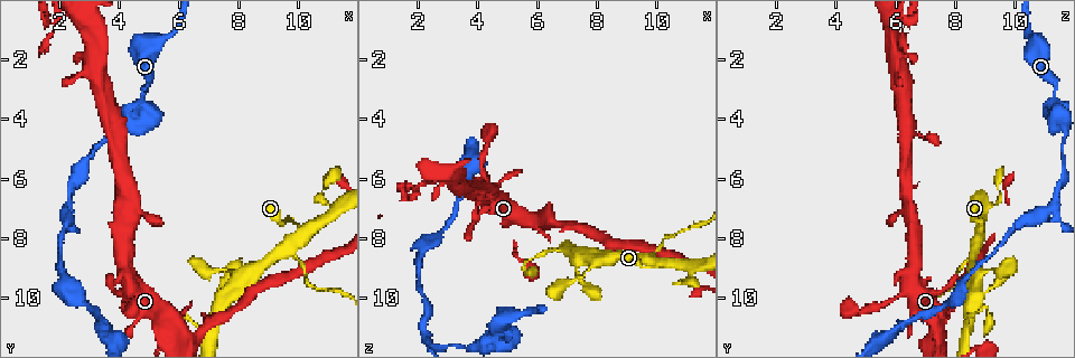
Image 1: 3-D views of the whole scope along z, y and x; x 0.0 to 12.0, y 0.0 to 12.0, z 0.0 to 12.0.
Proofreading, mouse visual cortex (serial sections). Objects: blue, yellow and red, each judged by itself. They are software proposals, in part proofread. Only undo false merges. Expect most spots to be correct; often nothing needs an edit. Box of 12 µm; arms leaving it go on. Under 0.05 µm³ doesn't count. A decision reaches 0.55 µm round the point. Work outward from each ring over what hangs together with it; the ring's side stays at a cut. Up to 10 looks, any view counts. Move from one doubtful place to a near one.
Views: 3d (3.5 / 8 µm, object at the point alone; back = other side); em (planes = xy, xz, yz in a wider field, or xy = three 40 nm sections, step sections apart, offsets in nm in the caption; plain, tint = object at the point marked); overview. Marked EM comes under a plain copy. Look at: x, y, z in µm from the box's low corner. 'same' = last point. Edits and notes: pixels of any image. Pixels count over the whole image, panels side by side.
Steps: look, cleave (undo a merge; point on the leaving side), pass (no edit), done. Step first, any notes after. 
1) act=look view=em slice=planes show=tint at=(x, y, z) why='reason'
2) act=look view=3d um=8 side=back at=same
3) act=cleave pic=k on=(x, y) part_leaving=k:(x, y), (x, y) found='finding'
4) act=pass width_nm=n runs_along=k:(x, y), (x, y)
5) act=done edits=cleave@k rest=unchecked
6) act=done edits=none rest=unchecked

act=look view=3d um=3.5 at=(5.7, 10.4, 8.8) why='sharp bend'

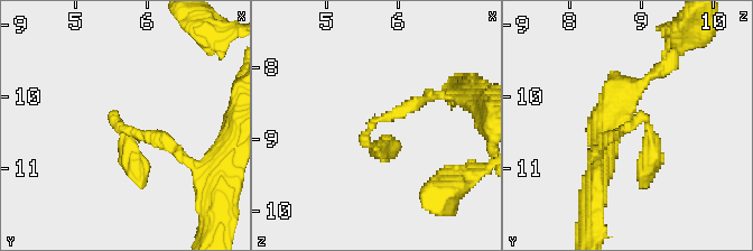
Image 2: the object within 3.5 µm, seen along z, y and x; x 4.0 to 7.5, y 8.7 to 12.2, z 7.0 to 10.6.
act=look view=em slice=planes show=tint at=(5.70, 10.45, 8.75)

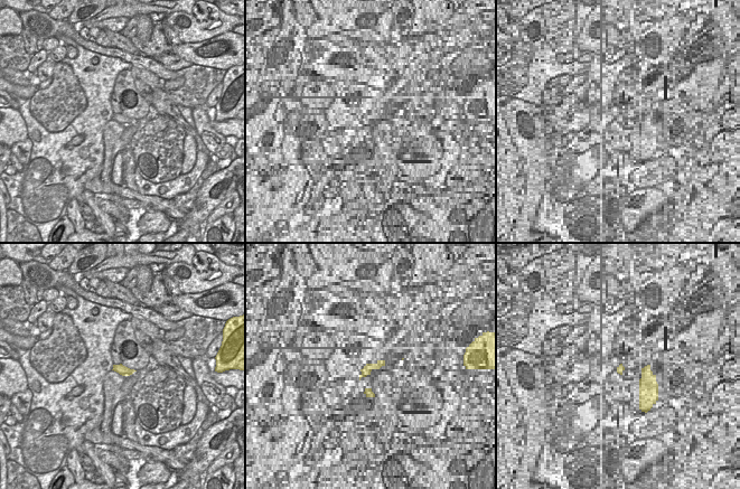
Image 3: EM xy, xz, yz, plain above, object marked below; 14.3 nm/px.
act=pass runs_along=2:(437, 95), (372, 123), (365, 141), (382, 149) found='one cell here'

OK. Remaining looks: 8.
act=look view=3d um=3.5 at=(4.8, 3.5, 11.4) why='branch point'

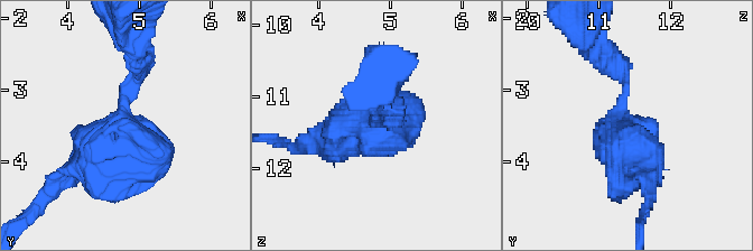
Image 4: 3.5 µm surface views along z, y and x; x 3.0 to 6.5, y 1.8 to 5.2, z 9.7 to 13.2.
act=look view=em slice=xy step=5 show=tint at=(4.75, 3.50, 11.40) why='need the tissue'

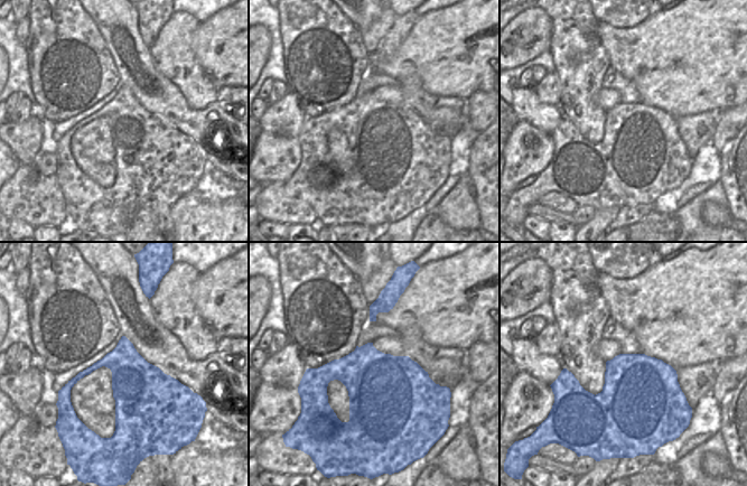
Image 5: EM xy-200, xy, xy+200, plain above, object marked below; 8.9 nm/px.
act=pass runs_along=4:(137, 78), (123, 145), (62, 178) found='one cell here'

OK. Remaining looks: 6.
act=look view=3d um=3.5 at=(9.8, 8.7, 8.5) why='calibre changes'

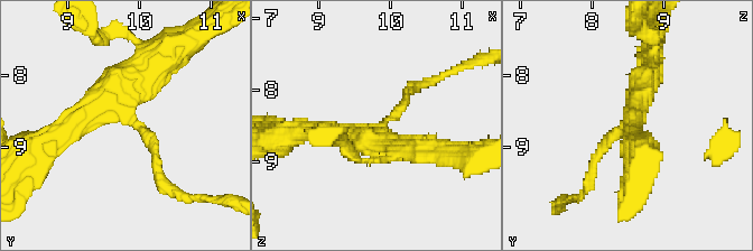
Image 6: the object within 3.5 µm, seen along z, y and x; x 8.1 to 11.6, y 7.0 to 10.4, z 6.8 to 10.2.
act=look view=em slice=xy step=3 show=tint at=(9.90, 8.65, 8.45) arm_widths_nm=150,350 why='need the tissue'

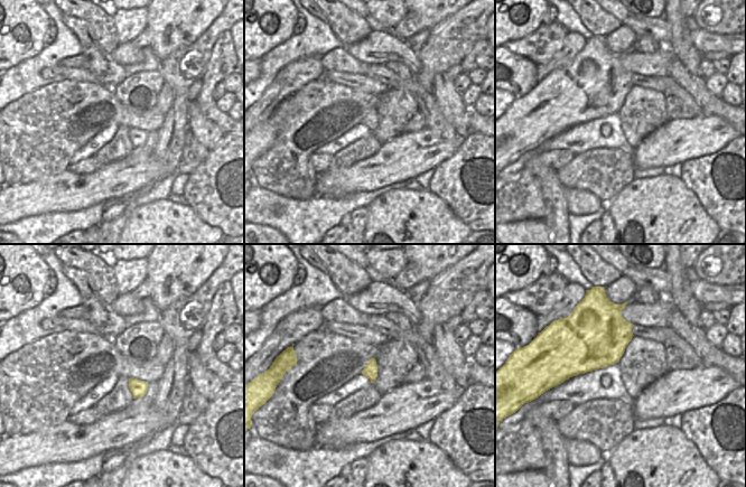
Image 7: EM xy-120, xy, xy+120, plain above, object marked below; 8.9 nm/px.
act=pass runs_along=6:(650, 64), (639, 102), (589, 177) found='continuous, no second cell'

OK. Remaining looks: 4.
act=look view=3d um=8 at=(4.2, 10.3, 5.0) why='calibre changes'

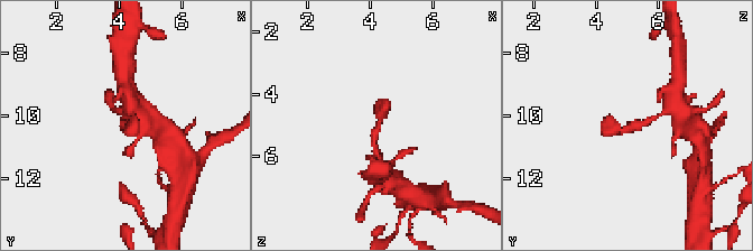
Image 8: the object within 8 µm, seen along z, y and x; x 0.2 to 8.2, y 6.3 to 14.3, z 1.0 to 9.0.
act=look view=em slice=xy step=1 show=tint at=(4.2, 10.3, 5.1) arm_widths_nm=150,400 why='need the tissue'

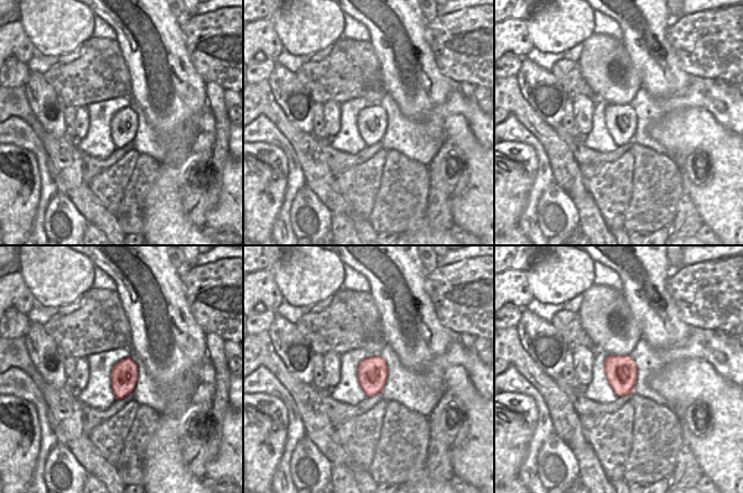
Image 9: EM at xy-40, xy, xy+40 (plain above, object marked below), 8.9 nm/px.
act=pass runs_along=8:(379, 156), (374, 135), (387, 103) found='one cell here'

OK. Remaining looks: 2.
act=done edits=none rest=unchecked

